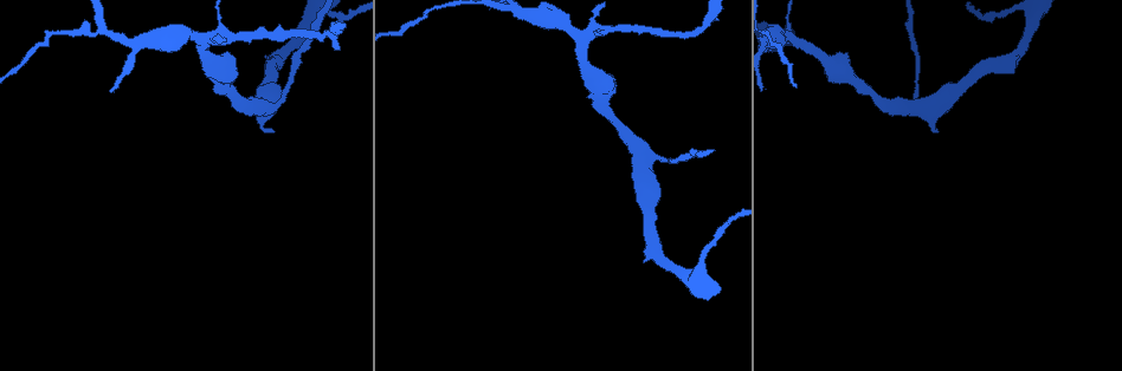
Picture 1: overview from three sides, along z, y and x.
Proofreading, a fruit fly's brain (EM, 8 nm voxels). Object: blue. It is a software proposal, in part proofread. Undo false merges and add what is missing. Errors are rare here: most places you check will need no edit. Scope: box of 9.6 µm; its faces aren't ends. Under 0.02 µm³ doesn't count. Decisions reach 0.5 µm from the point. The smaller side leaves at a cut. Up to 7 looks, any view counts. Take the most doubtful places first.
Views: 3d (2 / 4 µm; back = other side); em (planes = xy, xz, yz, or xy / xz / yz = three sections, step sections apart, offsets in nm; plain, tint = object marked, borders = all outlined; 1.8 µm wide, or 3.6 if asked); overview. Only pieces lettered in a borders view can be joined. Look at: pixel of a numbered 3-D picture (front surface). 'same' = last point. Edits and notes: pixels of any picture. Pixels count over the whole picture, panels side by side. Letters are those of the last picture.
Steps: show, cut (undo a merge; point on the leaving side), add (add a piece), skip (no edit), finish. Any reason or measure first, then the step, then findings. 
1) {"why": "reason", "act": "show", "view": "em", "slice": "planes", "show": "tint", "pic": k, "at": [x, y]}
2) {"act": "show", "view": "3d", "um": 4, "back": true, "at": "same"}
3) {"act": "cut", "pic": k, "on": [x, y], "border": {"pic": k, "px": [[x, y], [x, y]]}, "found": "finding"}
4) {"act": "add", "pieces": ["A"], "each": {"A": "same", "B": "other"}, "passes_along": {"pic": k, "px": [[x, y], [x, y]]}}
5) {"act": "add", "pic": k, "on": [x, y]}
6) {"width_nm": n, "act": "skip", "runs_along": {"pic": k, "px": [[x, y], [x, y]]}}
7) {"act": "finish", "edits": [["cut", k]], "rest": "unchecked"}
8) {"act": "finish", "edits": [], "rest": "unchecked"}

{"why": "calibre changes", "act": "show", "view": "em", "slice": "xz", "step": 16, "show": "tint", "pic": 1, "at": [797, 39]}

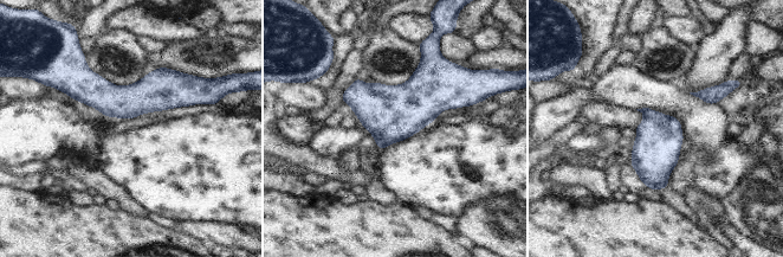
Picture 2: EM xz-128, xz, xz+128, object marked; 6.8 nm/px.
{"act": "show", "view": "em", "slice": "planes", "show": "borders", "at": "same"}

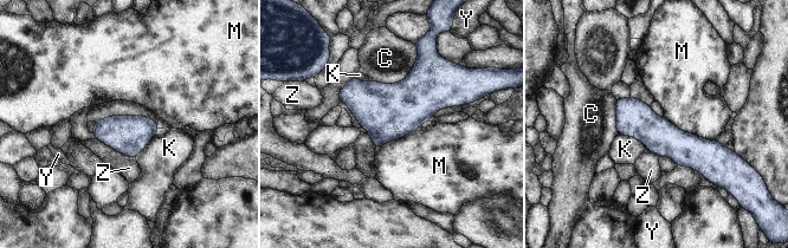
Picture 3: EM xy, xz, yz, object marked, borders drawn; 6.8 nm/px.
{"longest_contact_nm": ["M", 420], "act": "skip", "each": {"C": "other", "K": "other", "M": "other", "Y": "other", "Z": "other"}, "border": {"pic": 3, "px": [[428, 119], [406, 135], [375, 149]]}, "found": "continuous, no second cell"}

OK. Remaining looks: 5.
{"why": "two arms in line, one across", "act": "show", "view": "3d", "um": 2, "pic": 1, "at": [688, 276]}

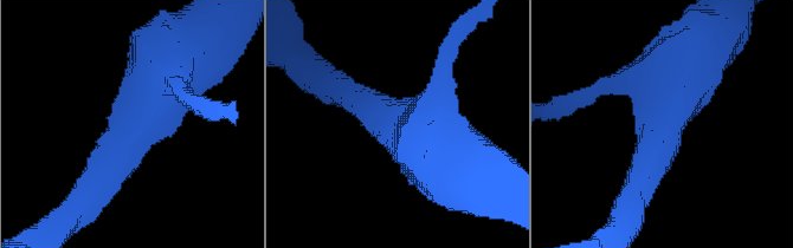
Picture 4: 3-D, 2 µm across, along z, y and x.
{"arms": 3, "arm_widths_nm": [160, 260, 500], "act": "show", "view": "em", "slice": "planes", "show": "borders", "pic": 4, "at": [135, 127]}

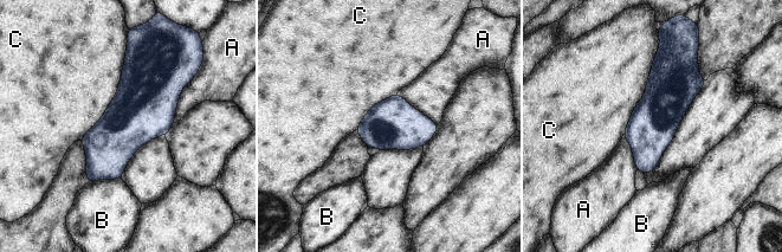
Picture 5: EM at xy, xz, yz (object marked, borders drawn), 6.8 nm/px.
{"longest_contact_nm": ["C", 750], "act": "skip", "each": {"A": "other", "B": "other", "C": "other"}, "found": "all the same cell"}

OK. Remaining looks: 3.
{"why": "stops while still wide", "act": "show", "view": "em", "slice": "xy", "step": 4, "show": "plain", "pic": 1, "at": [937, 133]}

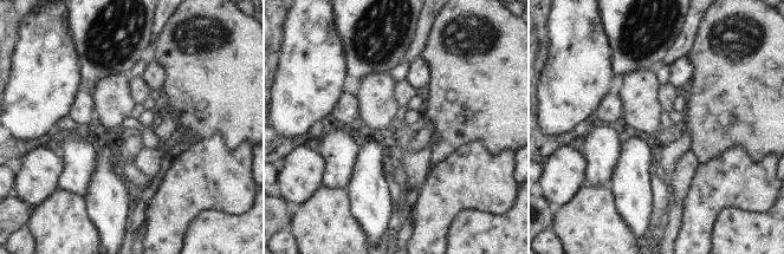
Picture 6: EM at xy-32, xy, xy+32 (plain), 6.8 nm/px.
{"why": "what lies round it", "act": "show", "view": "em", "slice": "xy", "step": 4, "show": "borders", "at": "same"}

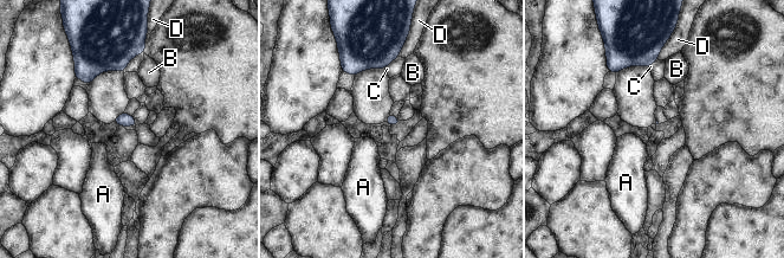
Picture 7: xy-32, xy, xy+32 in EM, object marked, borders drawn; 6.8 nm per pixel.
{"act": "skip", "each": {"A": "other", "B": "other", "C": "other", "D": "other"}, "border": {"pic": 7, "px": [[143, 52], [135, 56], [123, 71]]}, "found": "none of them fits"}

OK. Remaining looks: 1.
{"act": "finish", "edits": [], "rest": "unchecked"}

